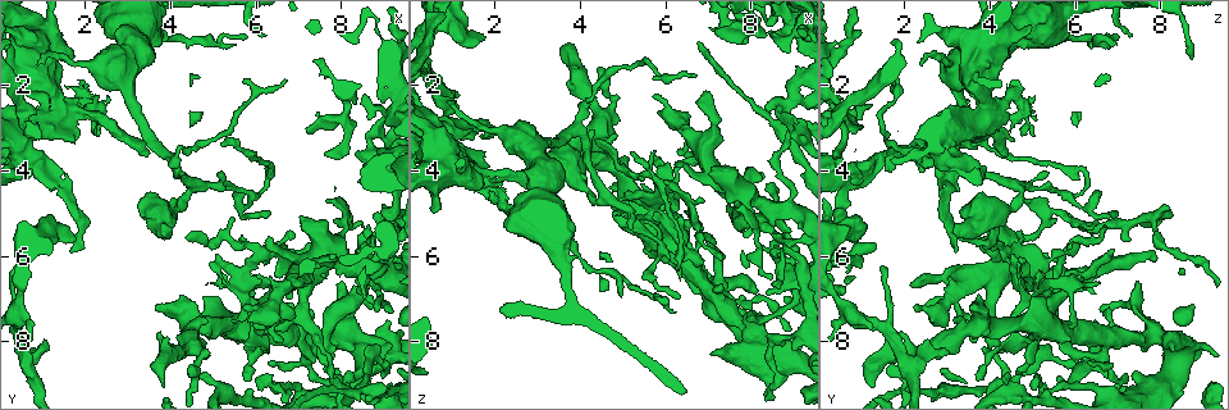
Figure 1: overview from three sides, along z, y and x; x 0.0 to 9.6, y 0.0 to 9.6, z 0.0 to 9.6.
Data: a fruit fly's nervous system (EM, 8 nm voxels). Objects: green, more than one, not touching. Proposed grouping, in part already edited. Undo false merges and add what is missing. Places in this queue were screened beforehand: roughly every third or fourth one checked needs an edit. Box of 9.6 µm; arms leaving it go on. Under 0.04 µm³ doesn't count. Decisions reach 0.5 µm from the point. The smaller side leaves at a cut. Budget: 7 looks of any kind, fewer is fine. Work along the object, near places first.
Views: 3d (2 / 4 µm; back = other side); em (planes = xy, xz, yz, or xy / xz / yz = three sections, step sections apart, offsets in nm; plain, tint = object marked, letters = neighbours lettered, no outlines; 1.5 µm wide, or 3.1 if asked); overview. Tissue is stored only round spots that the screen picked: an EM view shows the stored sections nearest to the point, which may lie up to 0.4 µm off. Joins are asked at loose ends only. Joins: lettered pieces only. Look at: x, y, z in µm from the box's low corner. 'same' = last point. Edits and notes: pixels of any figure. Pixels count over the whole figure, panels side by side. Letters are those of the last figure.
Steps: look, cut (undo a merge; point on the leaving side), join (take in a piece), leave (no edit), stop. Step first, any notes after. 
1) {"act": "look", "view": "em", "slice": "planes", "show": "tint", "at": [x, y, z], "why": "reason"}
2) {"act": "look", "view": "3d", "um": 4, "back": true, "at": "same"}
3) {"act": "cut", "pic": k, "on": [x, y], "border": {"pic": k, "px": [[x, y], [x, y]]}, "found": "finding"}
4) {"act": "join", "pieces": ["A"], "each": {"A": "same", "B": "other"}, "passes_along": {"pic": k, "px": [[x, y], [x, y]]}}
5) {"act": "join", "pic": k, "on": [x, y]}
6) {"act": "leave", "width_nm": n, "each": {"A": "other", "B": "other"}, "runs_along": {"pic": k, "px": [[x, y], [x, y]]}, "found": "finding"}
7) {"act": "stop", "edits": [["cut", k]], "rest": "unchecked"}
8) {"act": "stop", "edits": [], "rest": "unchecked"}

{"act": "look", "view": "3d", "um": 4, "at": [0.55, 0.65, 4.95], "why": "branch stops here"}

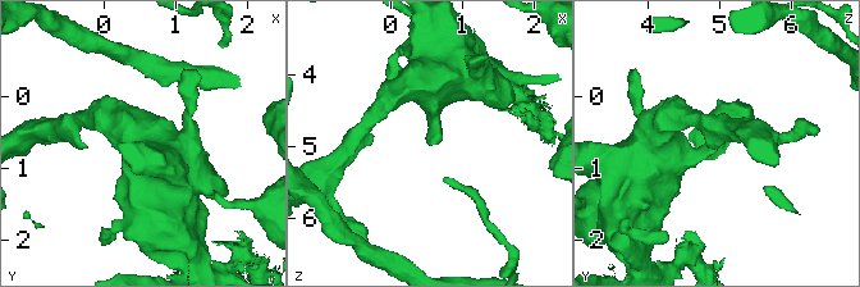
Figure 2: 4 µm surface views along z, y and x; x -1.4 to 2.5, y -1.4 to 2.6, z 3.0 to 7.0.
{"act": "look", "view": "em", "slice": "planes", "show": "letters", "at": "same"}

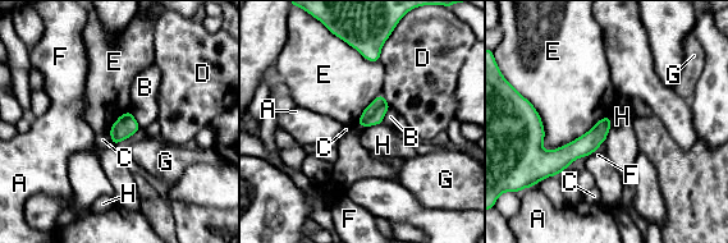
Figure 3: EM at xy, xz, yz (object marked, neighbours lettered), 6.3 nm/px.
{"act": "leave", "each": {"A": "other", "B": "other", "C": "other", "D": "other", "E": "other", "F": "other", "G": "other", "H": "other"}, "runs_along": {"pic": 3, "px": [[529, 117], [545, 155], [608, 123]]}, "found": "no lettered piece goes on from it"}

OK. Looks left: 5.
{"act": "look", "view": "em", "slice": "planes", "show": "letters", "at": [3.80, 7.75, 1.90], "why": "branch stops here"}

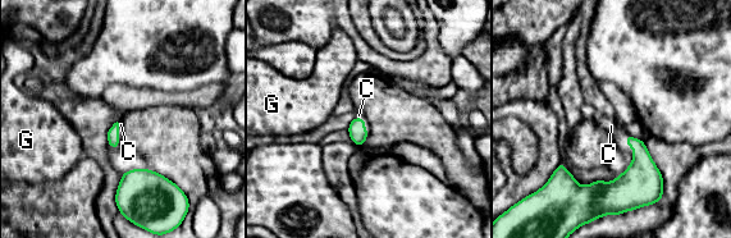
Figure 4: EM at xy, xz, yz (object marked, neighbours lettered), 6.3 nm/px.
{"act": "join", "pieces": ["C"], "each": {"C": "same", "G": "other"}, "found": "the neuron continues"}

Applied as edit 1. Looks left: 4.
{"act": "look", "view": "overview", "why": "redraw"}

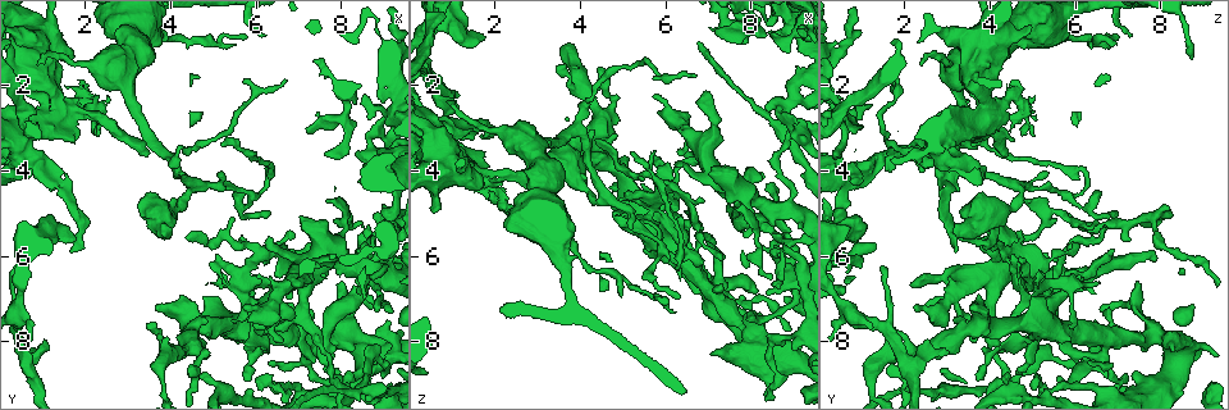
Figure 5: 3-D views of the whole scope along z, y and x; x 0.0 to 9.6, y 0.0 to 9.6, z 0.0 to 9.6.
{"act": "look", "view": "em", "slice": "planes", "show": "letters", "at": [8.65, 8.75, 5.55], "why": "an open end"}

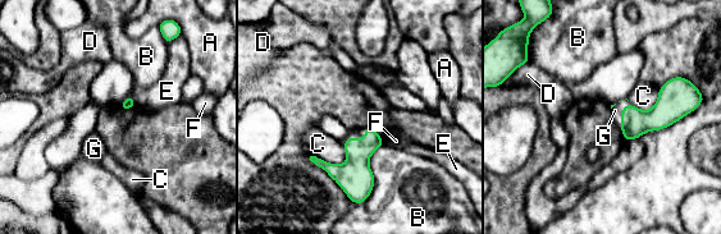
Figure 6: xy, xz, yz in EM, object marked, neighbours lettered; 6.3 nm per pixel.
{"act": "leave", "each": {"A": "other", "B": "other", "C": "other", "D": "other", "E": "other", "F": "other", "G": "other"}, "border": {"pic": 6, "px": [[181, 33], [167, 44]]}, "found": "none of them fits"}

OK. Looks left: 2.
{"act": "stop", "edits": [["join", 4]], "rest": "unchecked"}

